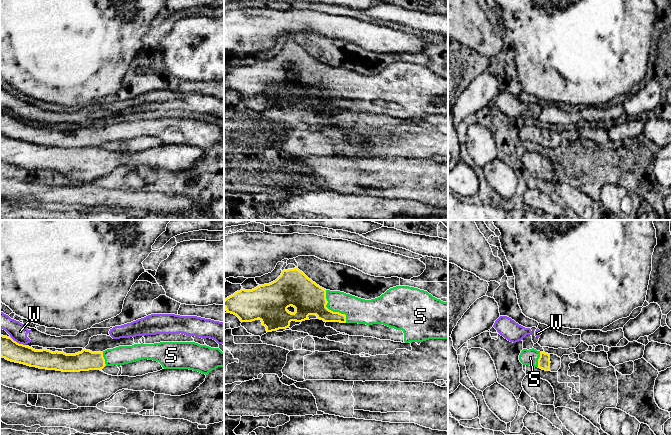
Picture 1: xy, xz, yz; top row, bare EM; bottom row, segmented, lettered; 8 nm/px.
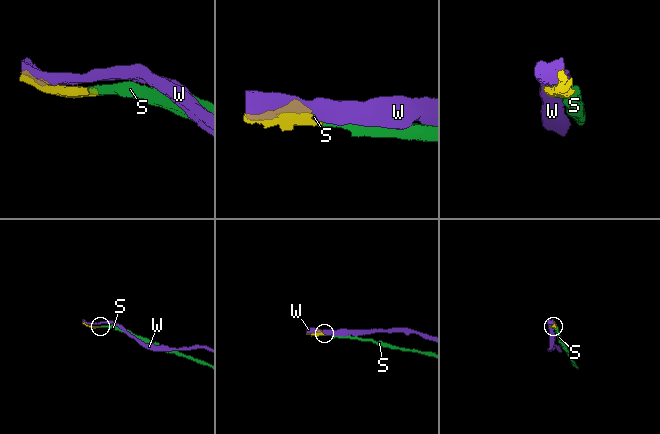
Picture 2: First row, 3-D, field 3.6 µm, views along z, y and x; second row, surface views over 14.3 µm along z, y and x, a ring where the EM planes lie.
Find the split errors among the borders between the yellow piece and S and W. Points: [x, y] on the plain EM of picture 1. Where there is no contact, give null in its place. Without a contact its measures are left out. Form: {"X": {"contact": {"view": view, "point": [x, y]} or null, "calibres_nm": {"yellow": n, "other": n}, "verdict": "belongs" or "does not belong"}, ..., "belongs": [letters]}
{"S": {"contact": {"view": "xz", "point": [330, 86]}, "calibres_nm": {"yellow": 260, "other": 200}, "verdict": "belongs"}, "W": {"contact": {"view": "xy", "point": [18, 119]}, "calibres_nm": {"yellow": 170, "other": 150}, "verdict": "does not belong"}, "belongs": ["S"]}

